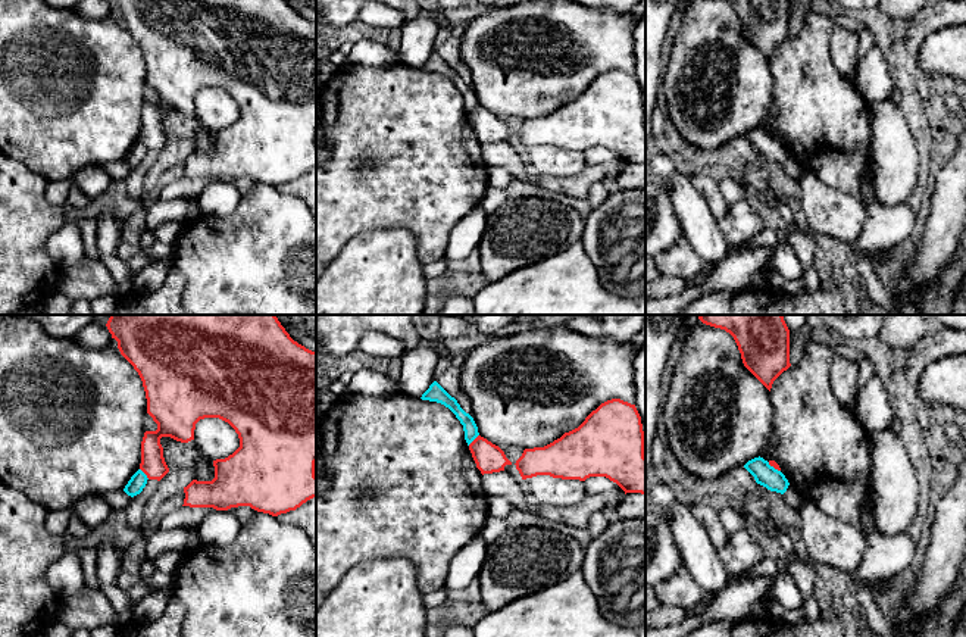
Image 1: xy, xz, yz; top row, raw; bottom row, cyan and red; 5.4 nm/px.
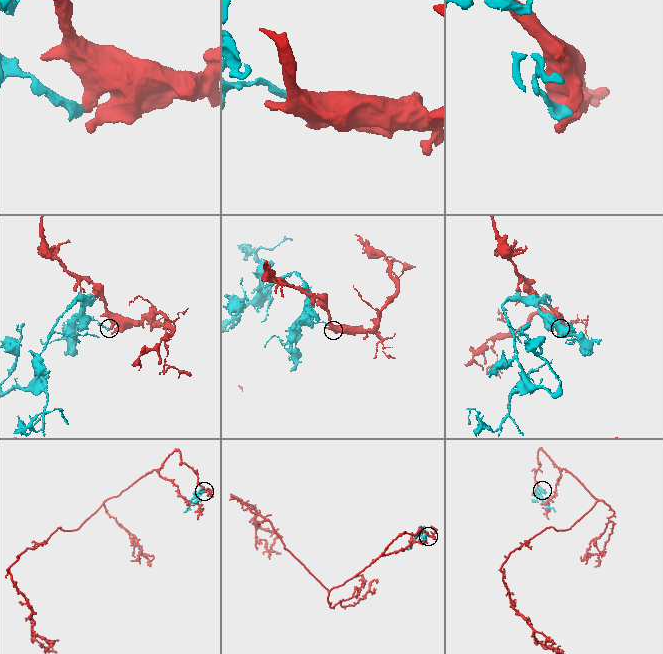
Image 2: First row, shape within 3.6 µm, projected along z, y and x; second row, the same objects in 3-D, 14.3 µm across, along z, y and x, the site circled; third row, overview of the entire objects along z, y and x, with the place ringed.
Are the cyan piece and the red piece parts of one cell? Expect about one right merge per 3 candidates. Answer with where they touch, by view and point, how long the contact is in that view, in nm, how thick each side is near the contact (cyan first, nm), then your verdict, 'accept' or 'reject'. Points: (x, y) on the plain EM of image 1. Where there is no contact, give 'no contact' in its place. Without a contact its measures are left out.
meets cyan in xy at (144, 144); contact 80 nm long; 90 nm thick on the cyan side, 140 nm on the other; reject

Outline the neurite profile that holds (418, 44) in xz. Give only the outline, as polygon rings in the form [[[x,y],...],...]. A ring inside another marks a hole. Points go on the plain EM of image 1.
[[[421,9],[421,13],[413,19],[406,19],[400,29],[403,35],[403,41],[397,53],[400,63],[412,69],[421,69],[435,51],[435,35],[438,31],[435,10]]]

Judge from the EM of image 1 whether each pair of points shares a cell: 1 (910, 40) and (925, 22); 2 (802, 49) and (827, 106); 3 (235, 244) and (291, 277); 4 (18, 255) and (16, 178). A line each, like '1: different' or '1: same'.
1: same
2: same
3: same
4: same

